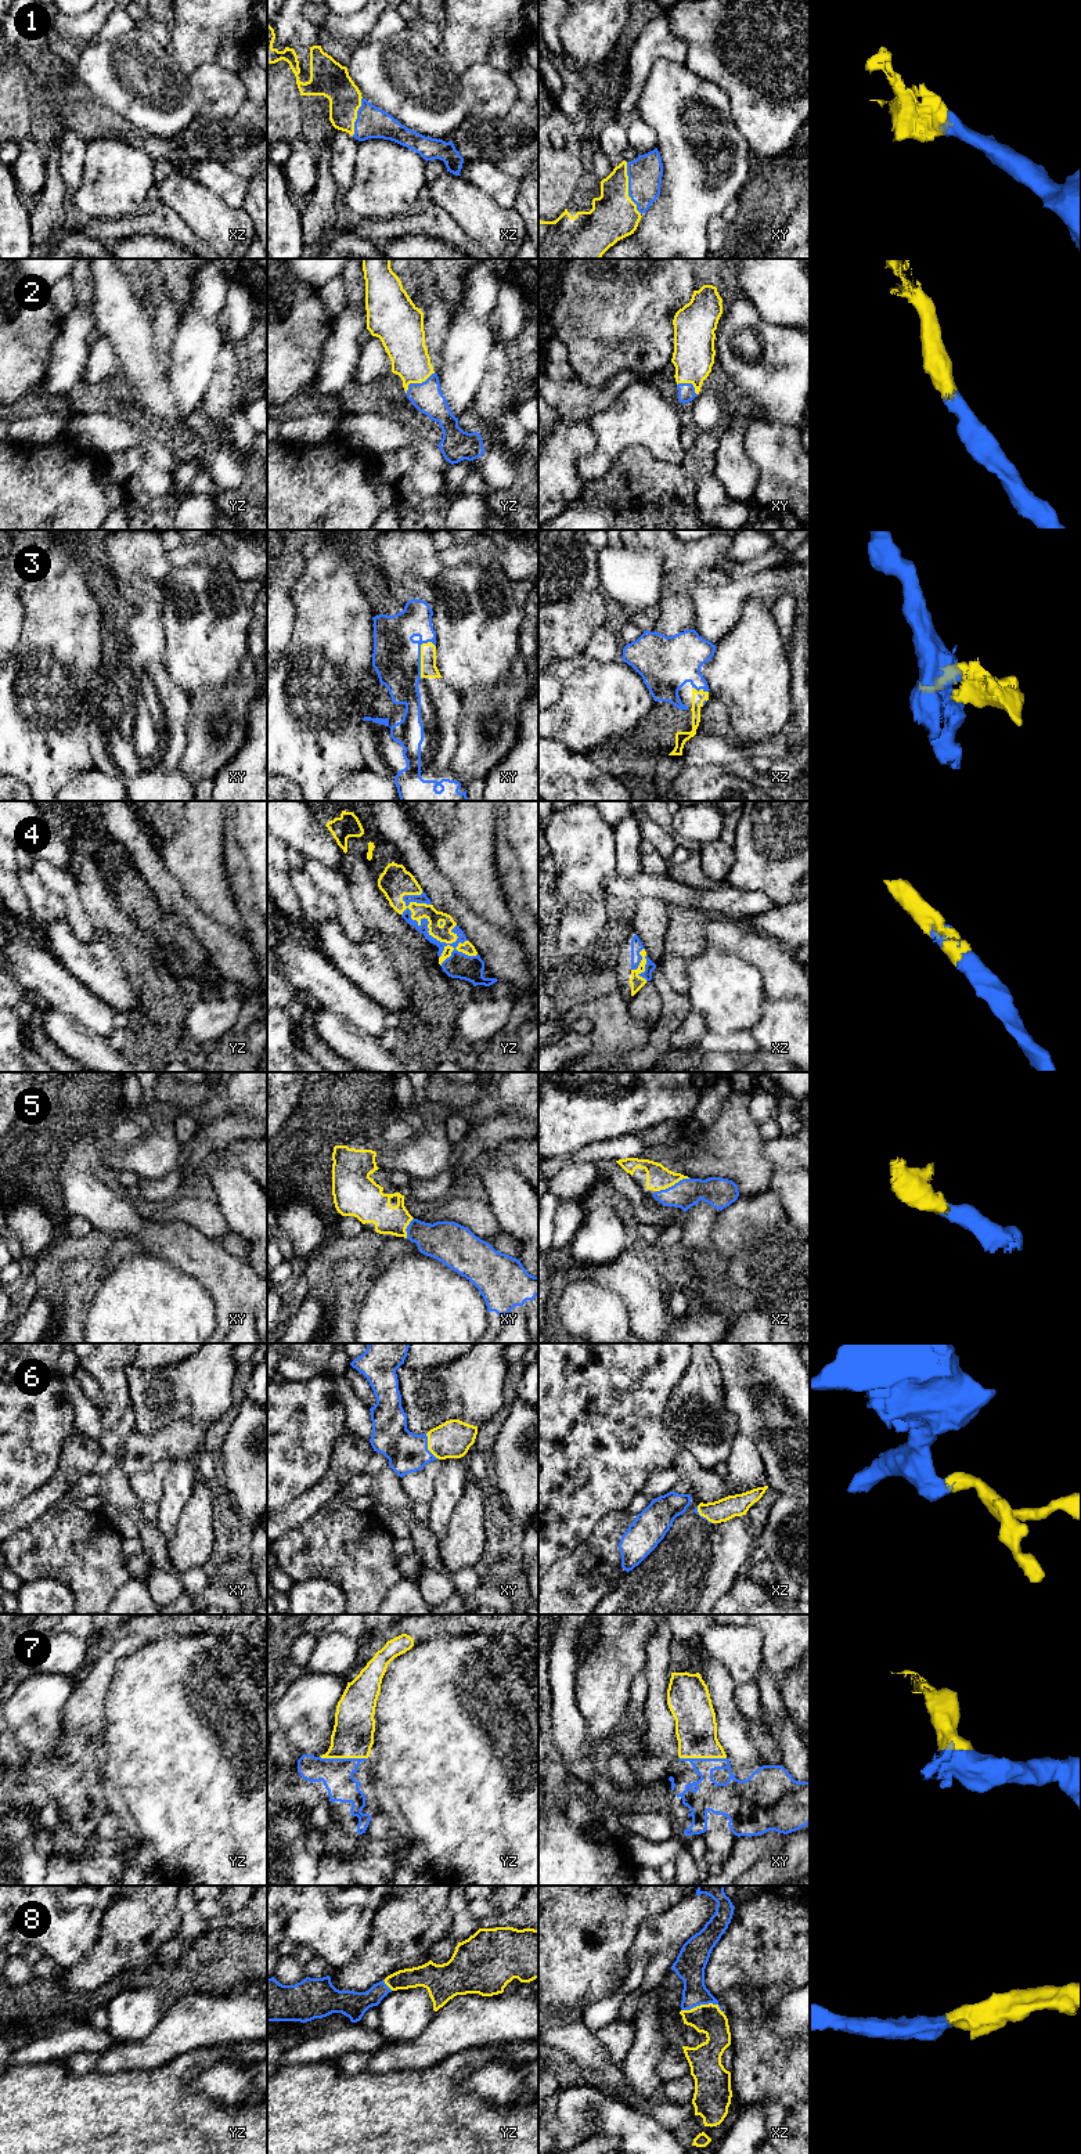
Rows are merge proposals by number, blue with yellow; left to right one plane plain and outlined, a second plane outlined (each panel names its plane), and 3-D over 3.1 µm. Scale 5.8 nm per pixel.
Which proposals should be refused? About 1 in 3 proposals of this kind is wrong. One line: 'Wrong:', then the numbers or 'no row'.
Wrong: no row

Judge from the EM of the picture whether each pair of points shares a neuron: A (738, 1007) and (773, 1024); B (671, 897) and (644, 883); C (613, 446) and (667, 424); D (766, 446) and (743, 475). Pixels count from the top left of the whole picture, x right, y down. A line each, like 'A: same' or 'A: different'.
A: different
B: same
C: same
D: different

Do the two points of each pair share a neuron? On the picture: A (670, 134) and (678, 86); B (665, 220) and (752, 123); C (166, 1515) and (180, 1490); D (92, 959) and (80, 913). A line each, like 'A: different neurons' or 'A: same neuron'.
A: same neuron
B: different neurons
C: same neuron
D: different neurons

